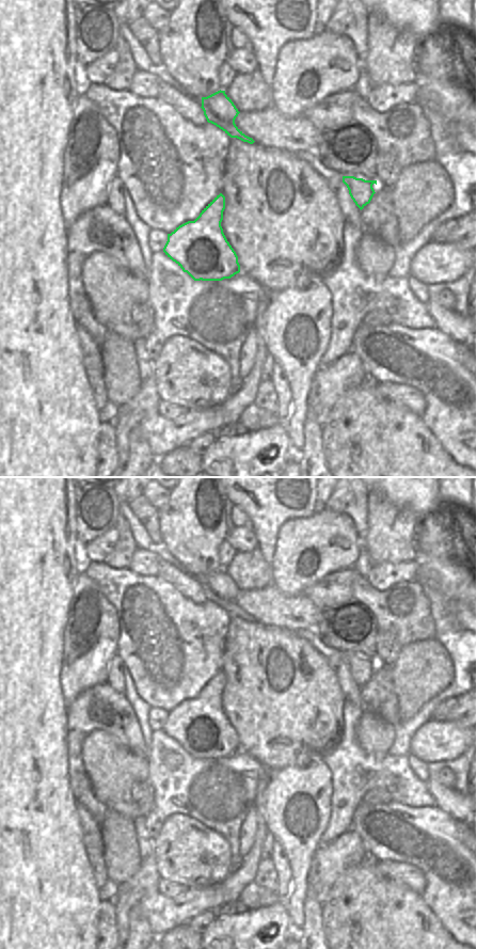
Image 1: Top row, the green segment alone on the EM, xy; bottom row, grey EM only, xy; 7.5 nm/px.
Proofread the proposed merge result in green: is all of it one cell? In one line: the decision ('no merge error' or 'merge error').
merge error

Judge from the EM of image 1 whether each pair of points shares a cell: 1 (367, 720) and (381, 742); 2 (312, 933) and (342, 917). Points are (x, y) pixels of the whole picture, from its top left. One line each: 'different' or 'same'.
1: same
2: different

